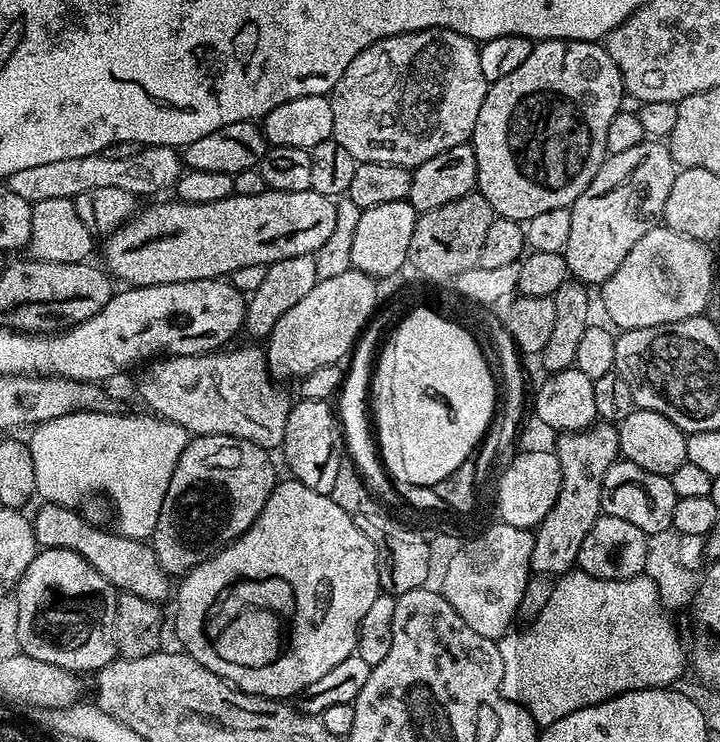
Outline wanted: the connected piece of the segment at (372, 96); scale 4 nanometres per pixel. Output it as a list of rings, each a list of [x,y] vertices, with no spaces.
[[[427,28],[417,32],[403,32],[390,38],[382,38],[378,42],[366,46],[366,50],[362,50],[362,54],[358,54],[358,58],[354,58],[354,62],[350,62],[350,66],[346,66],[342,78],[331,90],[330,99],[334,110],[332,139],[339,142],[361,164],[386,162],[390,166],[402,166],[414,170],[418,166],[422,166],[422,162],[430,162],[430,158],[442,154],[442,150],[450,150],[450,146],[462,146],[471,141],[472,131],[478,122],[478,110],[482,110],[482,102],[488,93],[489,83],[490,81],[482,74],[482,62],[480,61],[480,50],[477,41],[458,34],[454,30],[449,28]]]

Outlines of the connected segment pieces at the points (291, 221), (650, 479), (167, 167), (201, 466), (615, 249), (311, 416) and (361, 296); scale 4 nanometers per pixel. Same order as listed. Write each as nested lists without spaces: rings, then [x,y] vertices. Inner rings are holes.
[[[265,190],[262,194],[250,194],[249,196],[230,195],[214,202],[202,202],[201,204],[183,204],[182,201],[172,198],[169,204],[152,204],[149,208],[141,207],[135,216],[128,217],[123,224],[112,229],[107,236],[103,237],[100,252],[104,255],[103,267],[107,275],[113,281],[121,285],[133,288],[145,288],[155,284],[173,284],[174,282],[194,282],[195,280],[218,280],[231,277],[234,270],[242,270],[242,266],[270,265],[279,260],[294,258],[295,256],[312,256],[330,238],[334,230],[334,218],[336,217],[336,200],[331,196],[323,196],[311,190],[306,192],[274,192]]]
[[[620,458],[606,474],[600,506],[603,515],[623,518],[624,521],[638,526],[638,530],[653,536],[672,528],[677,499],[669,477],[654,474],[650,470],[642,470],[642,466]]]
[[[161,144],[151,146],[140,146],[130,158],[102,158],[99,154],[94,156],[83,156],[82,158],[62,158],[62,162],[46,162],[43,166],[30,166],[27,170],[18,170],[10,174],[6,181],[8,188],[16,196],[17,201],[29,206],[38,202],[46,202],[46,198],[66,198],[72,200],[78,194],[86,190],[99,190],[105,186],[118,186],[118,190],[126,190],[138,198],[152,196],[163,188],[171,189],[176,179],[182,175],[182,156],[177,149],[167,148]]]
[[[193,435],[189,439],[188,445],[182,450],[182,454],[178,458],[174,466],[174,472],[170,478],[170,486],[166,490],[166,498],[162,498],[162,510],[160,517],[156,523],[156,528],[153,530],[150,537],[150,545],[157,554],[158,562],[161,563],[162,570],[168,572],[172,578],[179,578],[185,572],[189,572],[194,566],[198,566],[204,560],[208,559],[213,550],[219,549],[221,546],[230,544],[232,541],[238,539],[248,527],[256,521],[256,518],[262,506],[266,504],[266,498],[272,493],[272,489],[278,483],[278,475],[276,476],[276,468],[272,465],[269,449],[259,448],[257,444],[251,444],[248,440],[242,438],[234,438],[233,436],[198,436]]]
[[[646,138],[630,150],[613,152],[594,182],[572,205],[572,234],[566,249],[569,273],[589,286],[602,286],[622,266],[639,240],[661,223],[678,171],[667,143]]]
[[[297,399],[295,403],[288,409],[282,445],[284,460],[292,471],[289,472],[291,479],[302,482],[302,486],[310,486],[310,490],[318,490],[318,494],[331,496],[338,462],[342,462],[342,458],[346,455],[344,435],[337,413],[327,400],[314,402]]]
[[[354,267],[342,274],[334,274],[334,278],[317,280],[310,294],[294,302],[294,306],[290,306],[290,310],[286,310],[286,314],[278,318],[278,322],[272,327],[272,333],[266,337],[266,344],[268,344],[266,359],[269,373],[276,378],[281,378],[280,376],[299,378],[310,374],[310,370],[318,370],[318,366],[341,363],[353,351],[361,333],[378,311],[376,284],[377,281],[368,273],[359,272]]]

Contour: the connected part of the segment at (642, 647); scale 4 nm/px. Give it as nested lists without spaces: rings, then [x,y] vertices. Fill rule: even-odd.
[[[579,570],[565,572],[553,583],[550,602],[546,602],[546,606],[542,606],[540,613],[529,624],[532,625],[529,628],[522,629],[521,632],[510,630],[504,636],[501,636],[498,641],[502,654],[502,686],[500,687],[500,693],[507,700],[512,700],[521,708],[525,708],[535,718],[537,725],[540,726],[553,724],[558,718],[566,718],[566,714],[574,714],[574,710],[594,706],[603,700],[620,696],[624,692],[633,692],[639,688],[667,688],[675,685],[677,683],[675,680],[684,671],[686,672],[683,656],[685,645],[682,643],[681,637],[674,634],[671,619],[666,618],[666,609],[660,602],[656,584],[647,574],[641,574],[629,580],[599,580]]]

